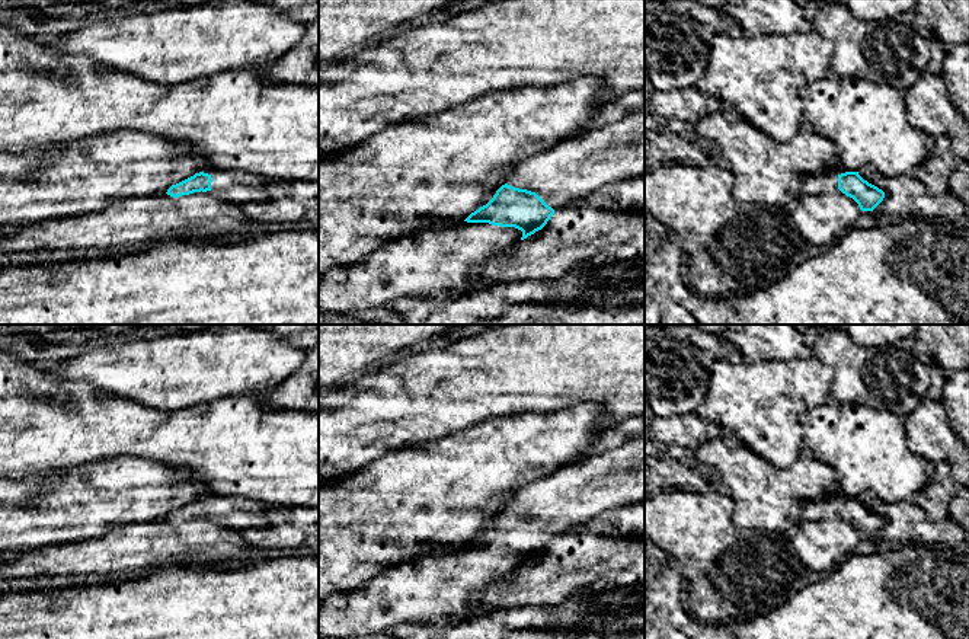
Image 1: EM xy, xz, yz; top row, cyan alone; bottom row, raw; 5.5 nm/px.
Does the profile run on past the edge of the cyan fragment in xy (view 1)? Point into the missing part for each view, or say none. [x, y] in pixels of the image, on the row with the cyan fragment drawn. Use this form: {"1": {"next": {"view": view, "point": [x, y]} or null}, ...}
{"1": {"next": {"view": "xy", "point": [240, 191]}}}

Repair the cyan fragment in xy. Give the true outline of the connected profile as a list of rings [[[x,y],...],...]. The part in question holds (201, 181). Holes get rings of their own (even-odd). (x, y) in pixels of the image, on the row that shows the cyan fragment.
[[[199,172],[194,176],[172,185],[167,195],[178,198],[194,192],[210,191],[217,199],[244,207],[249,202],[268,199],[268,182],[262,178],[234,176],[224,182],[214,182],[211,175]]]

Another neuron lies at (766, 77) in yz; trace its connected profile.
[[[816,31],[806,33],[793,33],[787,36],[742,33],[732,38],[723,33],[714,33],[710,42],[710,55],[706,61],[706,70],[697,83],[701,93],[720,99],[726,106],[735,109],[742,118],[759,131],[770,135],[777,143],[791,140],[797,132],[810,130],[805,116],[803,99],[808,87],[825,76],[831,68],[834,45],[822,38]]]

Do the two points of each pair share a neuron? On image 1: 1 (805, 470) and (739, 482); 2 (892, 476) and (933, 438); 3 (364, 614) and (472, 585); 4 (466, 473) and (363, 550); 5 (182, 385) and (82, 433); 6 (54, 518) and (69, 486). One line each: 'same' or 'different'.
1: same
2: different
3: same
4: same
5: different
6: same

